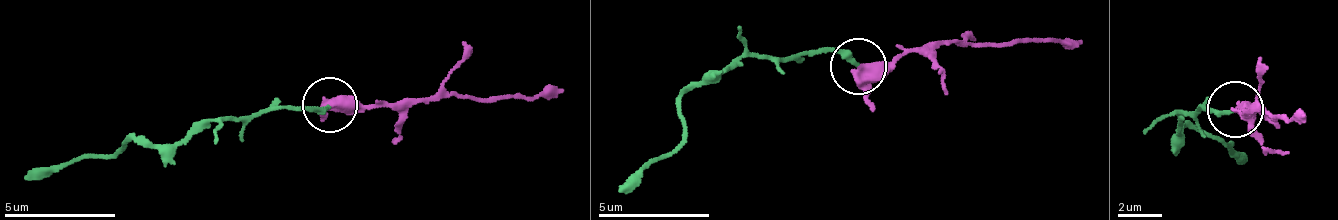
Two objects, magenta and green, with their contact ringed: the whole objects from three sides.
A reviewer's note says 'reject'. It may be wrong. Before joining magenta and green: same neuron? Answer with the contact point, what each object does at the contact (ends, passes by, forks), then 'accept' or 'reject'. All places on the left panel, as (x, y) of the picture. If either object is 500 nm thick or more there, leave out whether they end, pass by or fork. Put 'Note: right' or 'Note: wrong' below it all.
place (330, 105); magenta passes by; green ends; accept
Note: wrong

